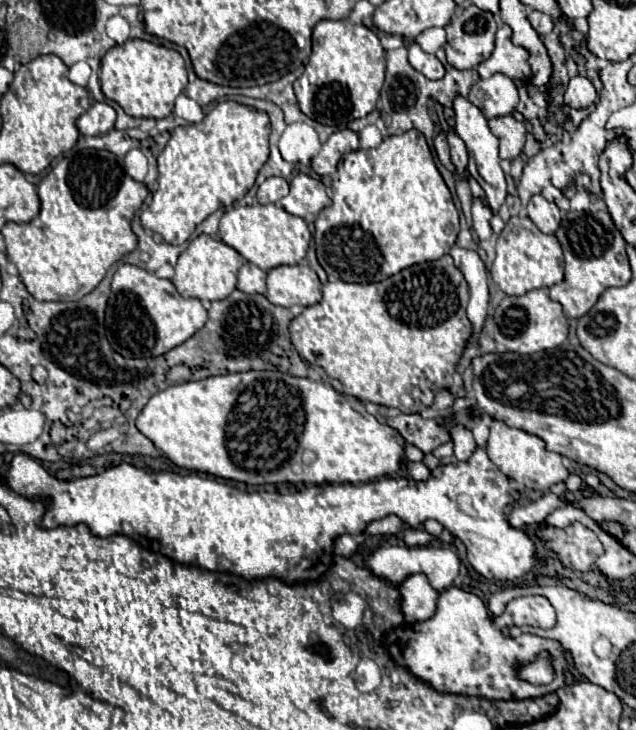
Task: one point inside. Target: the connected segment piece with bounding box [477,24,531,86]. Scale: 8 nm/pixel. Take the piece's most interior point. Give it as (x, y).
(513, 61)

